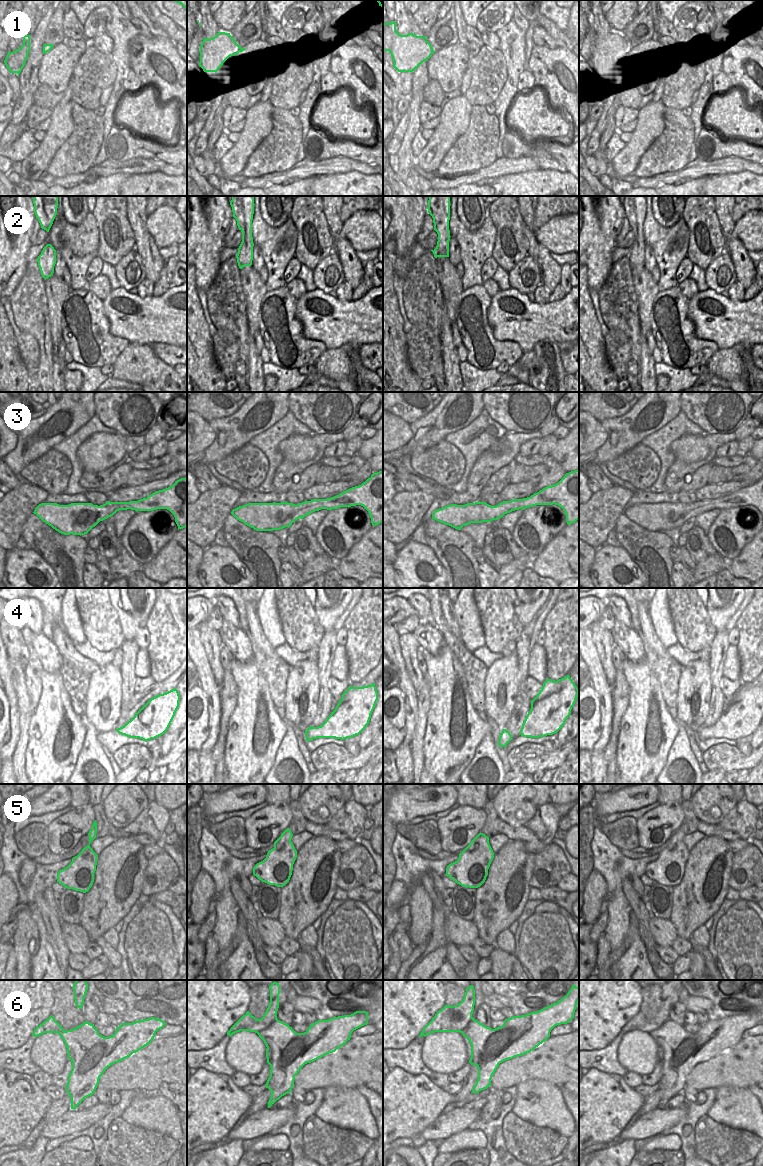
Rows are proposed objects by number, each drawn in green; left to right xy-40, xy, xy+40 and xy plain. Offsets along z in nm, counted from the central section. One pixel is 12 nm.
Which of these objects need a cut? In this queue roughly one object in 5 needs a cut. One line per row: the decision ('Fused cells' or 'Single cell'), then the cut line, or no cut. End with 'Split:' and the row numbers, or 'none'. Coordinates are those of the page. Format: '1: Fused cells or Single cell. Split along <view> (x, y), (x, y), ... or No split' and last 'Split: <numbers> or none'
1: Fused cells. Split along xy (238, 46), (239, 51)
2: Single cell. No split
3: Single cell. No split
4: Single cell. No split
5: Single cell. No split
6: Fused cells. Split along xy (276, 1018), (267, 1028), (267, 1038), (274, 1046), (269, 1060)
Split: 1, 6

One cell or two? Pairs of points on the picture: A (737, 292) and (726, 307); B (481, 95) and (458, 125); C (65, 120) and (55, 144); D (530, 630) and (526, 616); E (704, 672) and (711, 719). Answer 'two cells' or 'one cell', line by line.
A: two cells
B: two cells
C: one cell
D: two cells
E: two cells

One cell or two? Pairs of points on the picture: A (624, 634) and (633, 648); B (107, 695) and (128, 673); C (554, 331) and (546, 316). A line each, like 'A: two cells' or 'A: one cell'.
A: one cell
B: two cells
C: one cell

